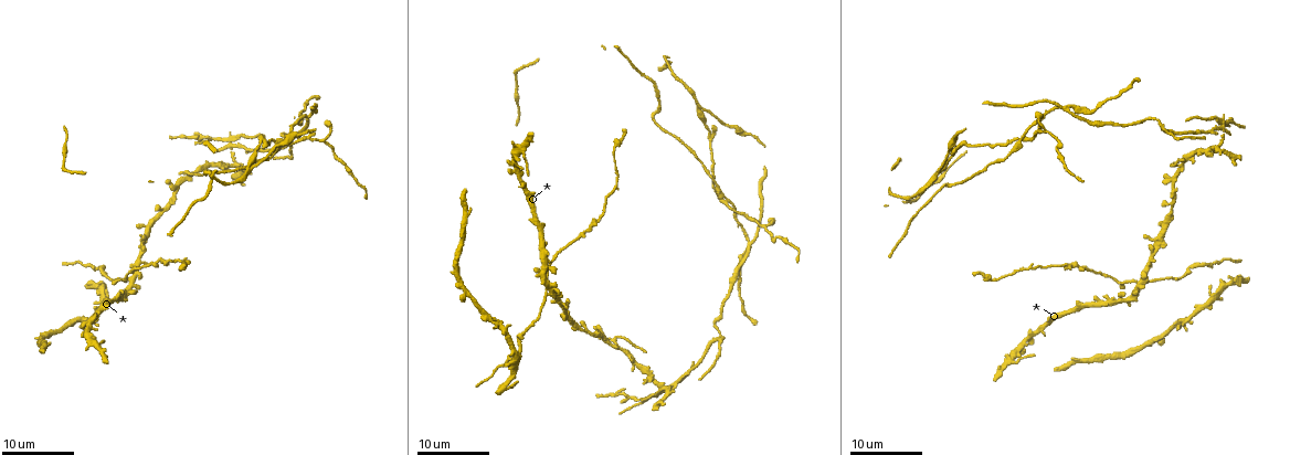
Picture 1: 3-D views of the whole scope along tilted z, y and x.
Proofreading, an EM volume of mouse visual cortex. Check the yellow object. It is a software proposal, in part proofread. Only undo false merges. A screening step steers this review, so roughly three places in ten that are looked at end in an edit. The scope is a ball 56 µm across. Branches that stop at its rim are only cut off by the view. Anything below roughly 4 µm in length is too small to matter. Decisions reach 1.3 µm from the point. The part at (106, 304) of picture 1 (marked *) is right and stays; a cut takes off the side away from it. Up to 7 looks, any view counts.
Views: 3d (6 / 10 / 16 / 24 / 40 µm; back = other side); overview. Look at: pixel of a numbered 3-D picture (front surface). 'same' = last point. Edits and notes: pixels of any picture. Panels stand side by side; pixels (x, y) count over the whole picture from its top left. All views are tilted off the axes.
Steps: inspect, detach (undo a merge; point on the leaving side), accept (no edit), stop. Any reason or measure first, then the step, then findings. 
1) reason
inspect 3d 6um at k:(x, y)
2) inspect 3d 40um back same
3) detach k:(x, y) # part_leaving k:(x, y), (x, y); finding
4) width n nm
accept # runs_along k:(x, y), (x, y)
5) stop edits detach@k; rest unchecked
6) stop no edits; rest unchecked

thin arm on a thick one
inspect 3d 16um at 1:(617, 344)

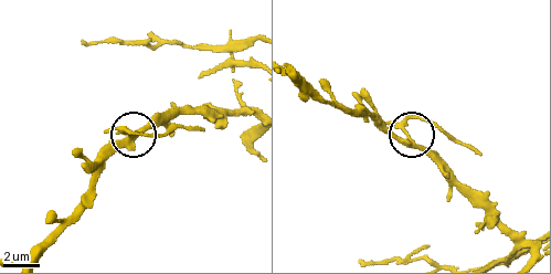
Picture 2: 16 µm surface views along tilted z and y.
inspect 3d 6um at 2:(132, 138)

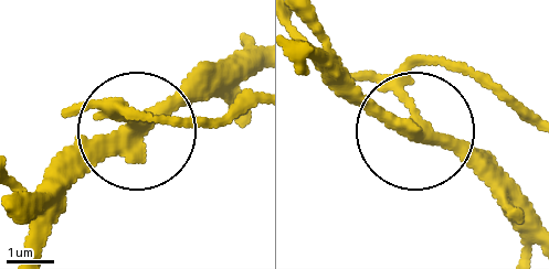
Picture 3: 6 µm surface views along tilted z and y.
arms 4
detach 3:(187, 120) # two neurons meet here

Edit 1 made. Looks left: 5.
see it whole again
inspect overview

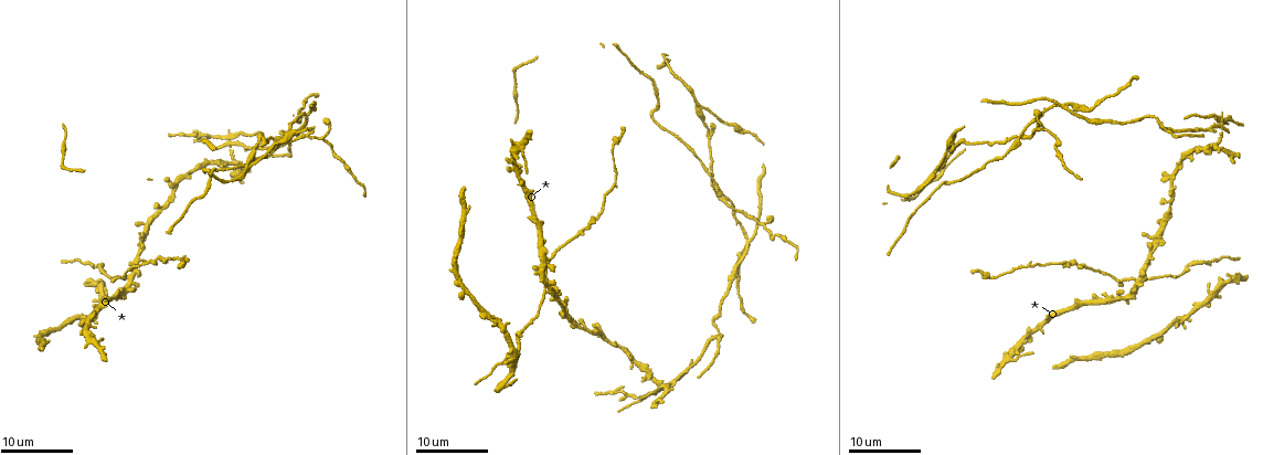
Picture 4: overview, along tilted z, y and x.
four-way junction
inspect 3d 24um at 4:(552, 293)

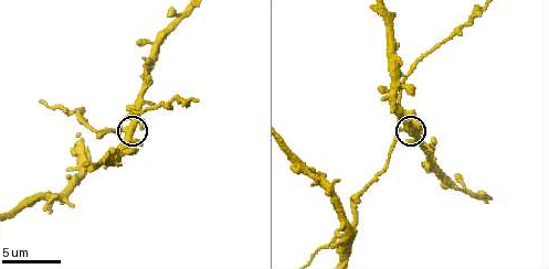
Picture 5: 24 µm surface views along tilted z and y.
inspect 3d 6um at 5:(128, 129)

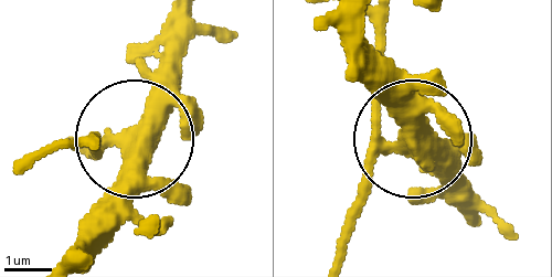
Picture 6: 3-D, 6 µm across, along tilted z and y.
side_arm 48 um; arms 4
detach 6:(364, 198) # two neurons meet here

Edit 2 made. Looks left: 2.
stop edits detach@3, detach@6; rest unchecked

